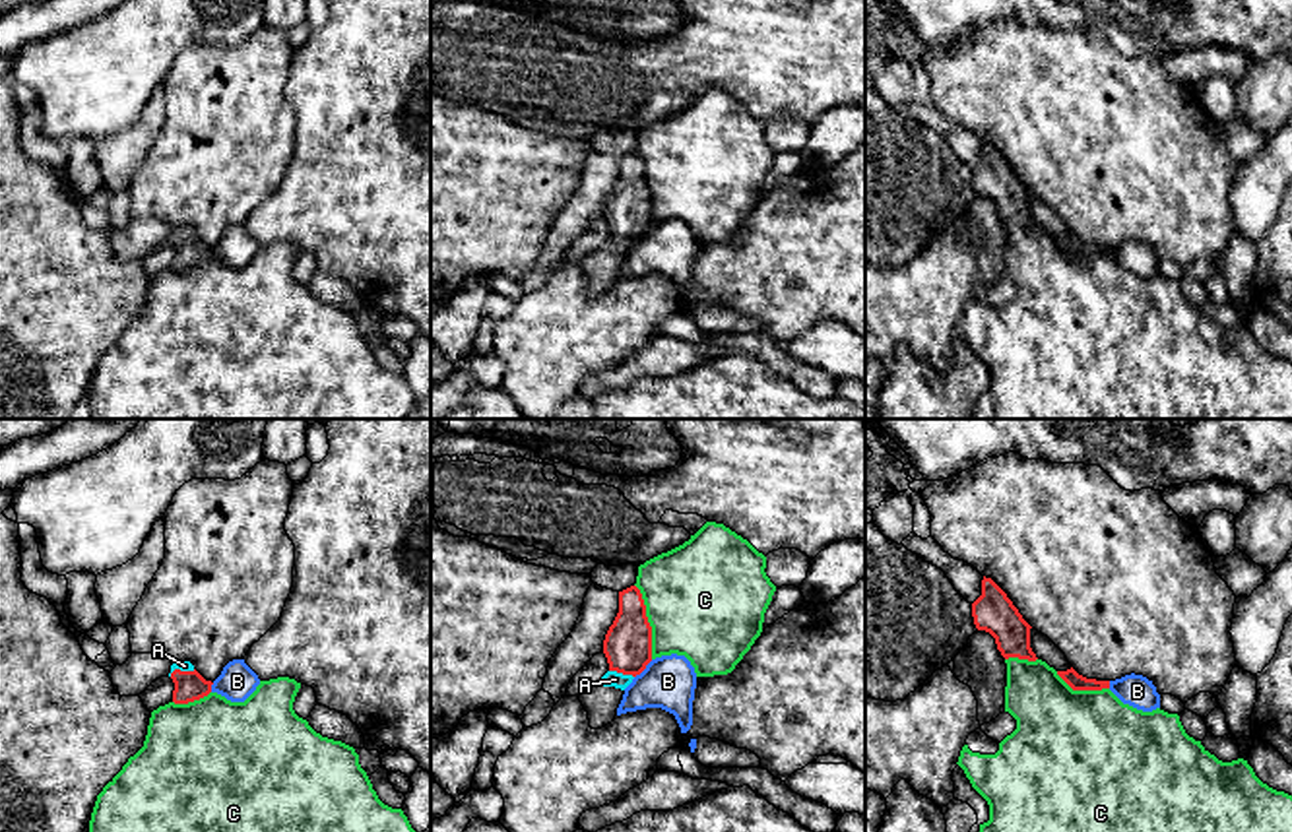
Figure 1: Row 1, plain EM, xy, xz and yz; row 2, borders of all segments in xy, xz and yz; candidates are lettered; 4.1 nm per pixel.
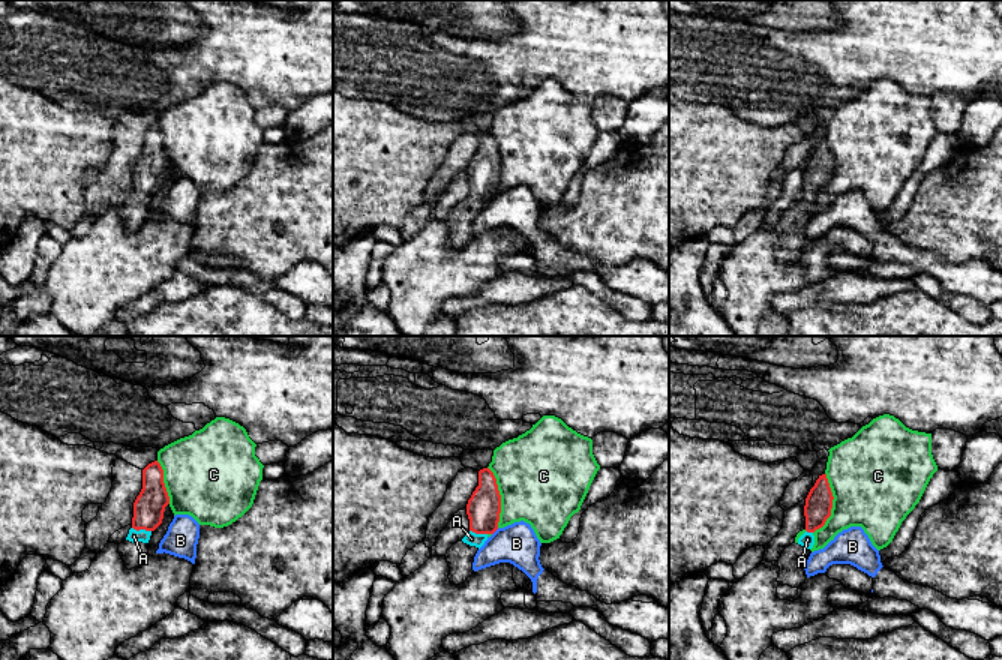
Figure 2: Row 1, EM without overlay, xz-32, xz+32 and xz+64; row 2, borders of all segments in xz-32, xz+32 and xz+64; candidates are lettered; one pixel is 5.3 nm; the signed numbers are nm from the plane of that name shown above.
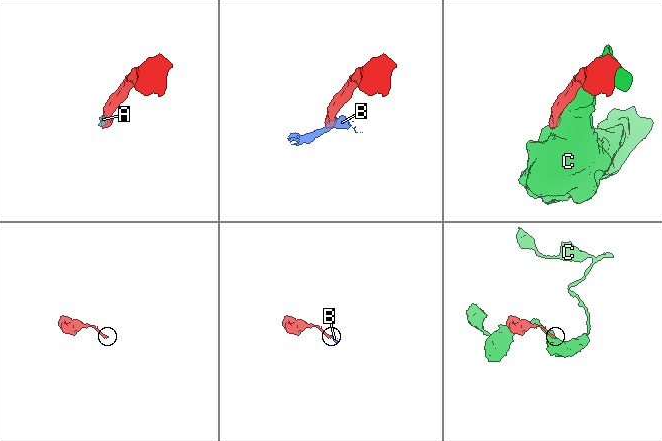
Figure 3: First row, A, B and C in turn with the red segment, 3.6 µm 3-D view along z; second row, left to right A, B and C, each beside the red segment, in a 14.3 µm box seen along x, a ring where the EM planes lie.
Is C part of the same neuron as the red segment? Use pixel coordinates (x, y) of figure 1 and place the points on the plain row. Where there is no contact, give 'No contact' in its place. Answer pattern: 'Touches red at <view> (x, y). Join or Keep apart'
Touches red at xz (646, 187). Keep apart

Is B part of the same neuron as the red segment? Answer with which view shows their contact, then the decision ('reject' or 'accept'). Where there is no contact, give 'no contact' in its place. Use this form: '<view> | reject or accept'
xz | reject

